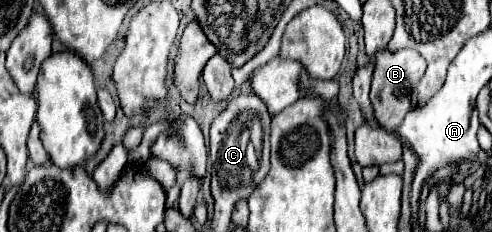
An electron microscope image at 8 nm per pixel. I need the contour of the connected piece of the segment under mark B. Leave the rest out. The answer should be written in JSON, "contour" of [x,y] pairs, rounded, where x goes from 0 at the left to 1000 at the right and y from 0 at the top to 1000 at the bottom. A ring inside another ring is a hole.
{"contour":[[[772,216],[760,241],[760,328],[756,328],[756,388],[752,388],[752,440],[760,466],[760,517],[768,543],[785,552],[789,569],[801,569],[809,586],[809,543],[825,509],[825,491],[837,474],[833,448],[833,397],[850,362],[866,302],[862,250],[846,216]]]}

